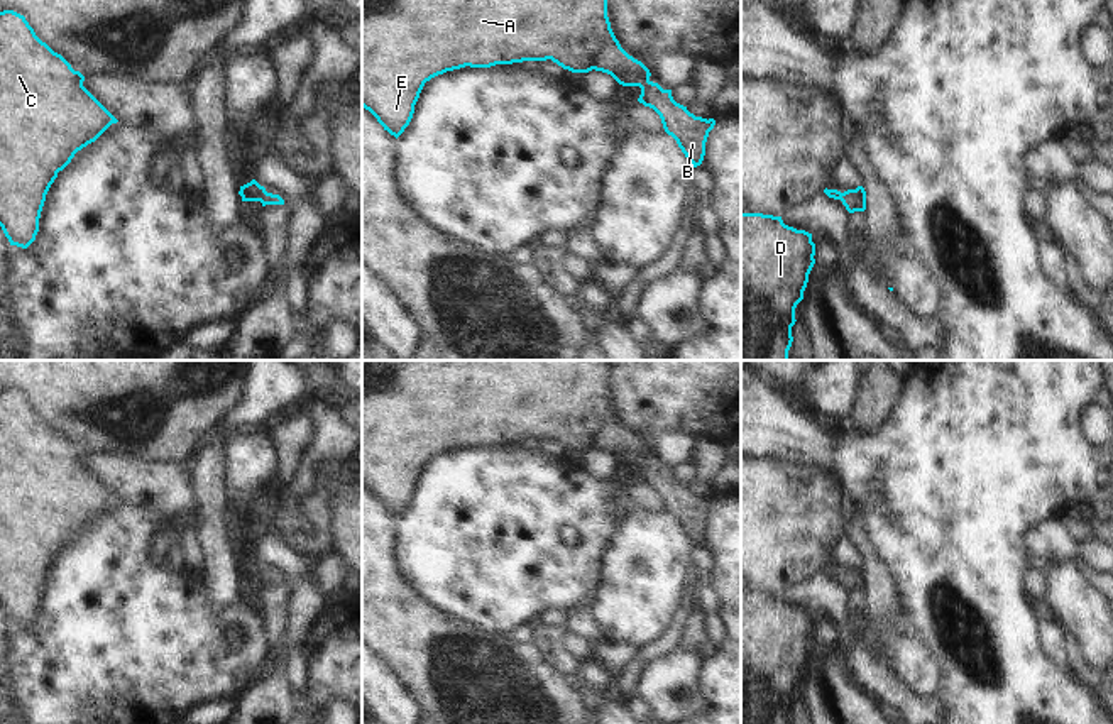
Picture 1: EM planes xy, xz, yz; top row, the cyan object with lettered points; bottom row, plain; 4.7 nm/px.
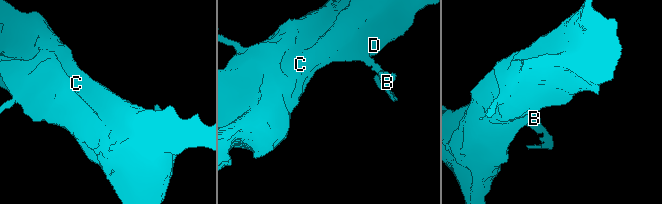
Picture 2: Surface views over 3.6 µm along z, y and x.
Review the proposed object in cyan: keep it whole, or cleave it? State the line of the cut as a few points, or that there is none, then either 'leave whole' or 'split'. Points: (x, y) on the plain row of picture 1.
cut none; leave whole

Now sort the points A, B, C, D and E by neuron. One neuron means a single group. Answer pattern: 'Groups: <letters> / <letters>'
Groups: A B C D E

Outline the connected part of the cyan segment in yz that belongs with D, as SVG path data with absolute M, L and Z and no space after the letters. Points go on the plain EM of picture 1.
M741 592L741 724L792 724L795 687L803 678L814 634L812 612L785 604L781 595Z

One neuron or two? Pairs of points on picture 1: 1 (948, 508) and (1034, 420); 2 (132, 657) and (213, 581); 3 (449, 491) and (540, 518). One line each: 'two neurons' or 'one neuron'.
1: one neuron
2: two neurons
3: one neuron

